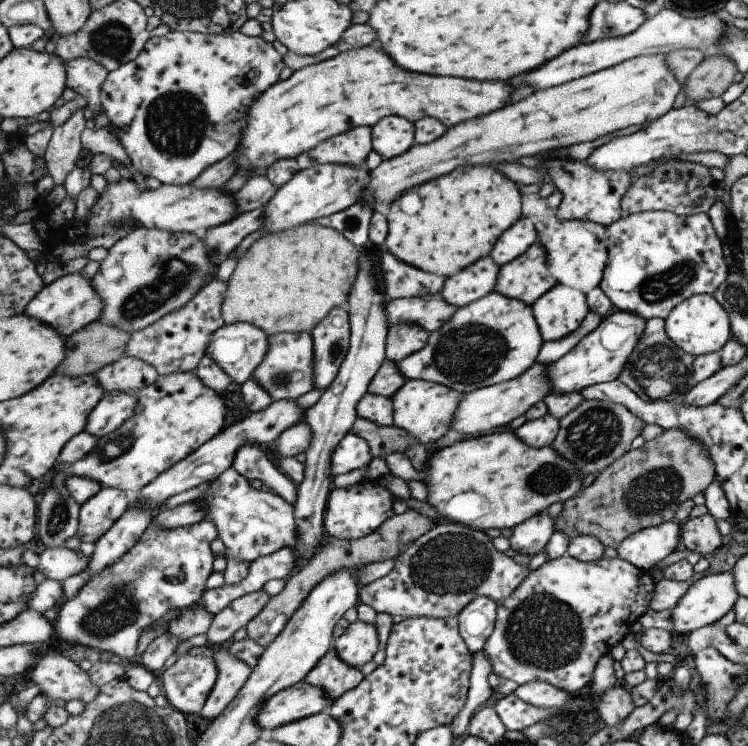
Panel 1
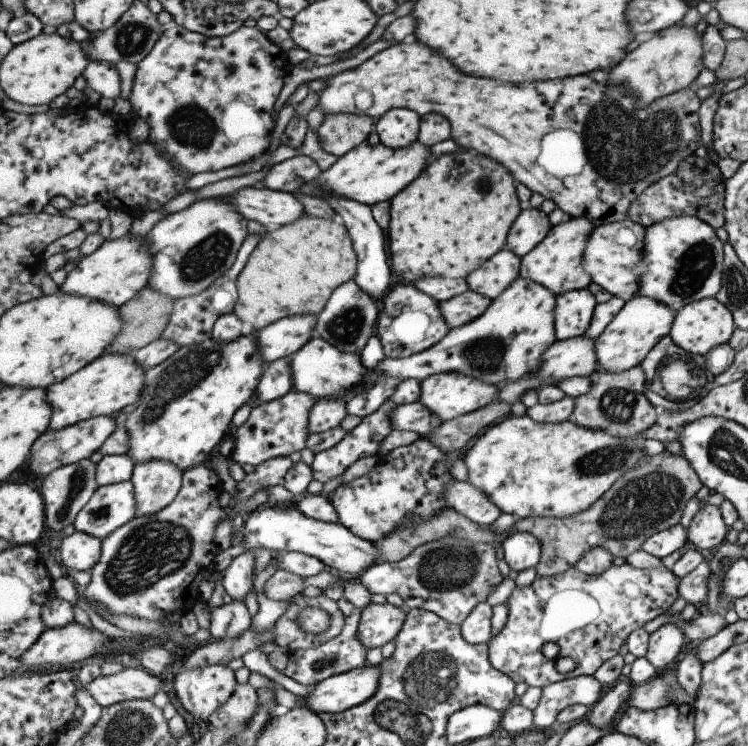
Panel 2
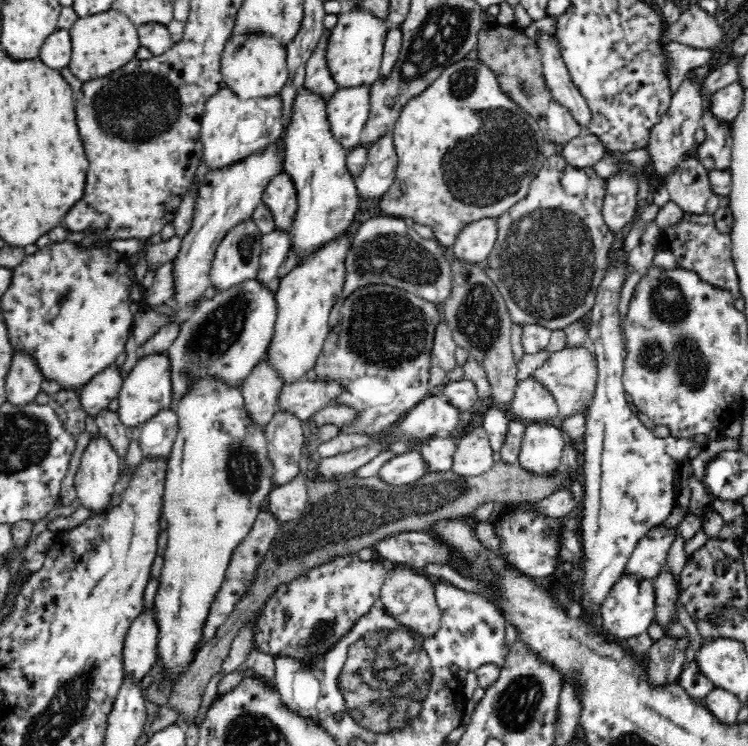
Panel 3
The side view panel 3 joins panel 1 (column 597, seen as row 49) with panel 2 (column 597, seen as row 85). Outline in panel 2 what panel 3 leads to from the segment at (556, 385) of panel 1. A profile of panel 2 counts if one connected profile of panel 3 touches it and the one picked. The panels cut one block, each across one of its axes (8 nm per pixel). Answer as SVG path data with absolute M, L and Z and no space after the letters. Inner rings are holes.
M639 296L633 298L632 301L627 301L622 312L619 312L619 315L615 316L613 322L607 326L607 330L599 338L596 338L598 370L620 374L639 367L648 357L649 350L663 336L668 335L674 320L672 311L650 297Z

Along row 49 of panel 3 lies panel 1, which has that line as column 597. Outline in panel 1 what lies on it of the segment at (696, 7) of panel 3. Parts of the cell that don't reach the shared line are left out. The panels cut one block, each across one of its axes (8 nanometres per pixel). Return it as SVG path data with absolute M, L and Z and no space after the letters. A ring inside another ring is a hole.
M612 687L610 690L604 691L599 696L596 706L598 715L609 727L623 725L635 708L631 690L627 692L625 688L620 687Z

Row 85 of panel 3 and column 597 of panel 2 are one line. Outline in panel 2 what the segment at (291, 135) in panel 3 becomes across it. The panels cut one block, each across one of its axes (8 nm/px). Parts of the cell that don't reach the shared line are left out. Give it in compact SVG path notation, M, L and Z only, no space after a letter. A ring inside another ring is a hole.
M572 290L557 295L557 338L565 340L587 334L599 302L591 290Z

